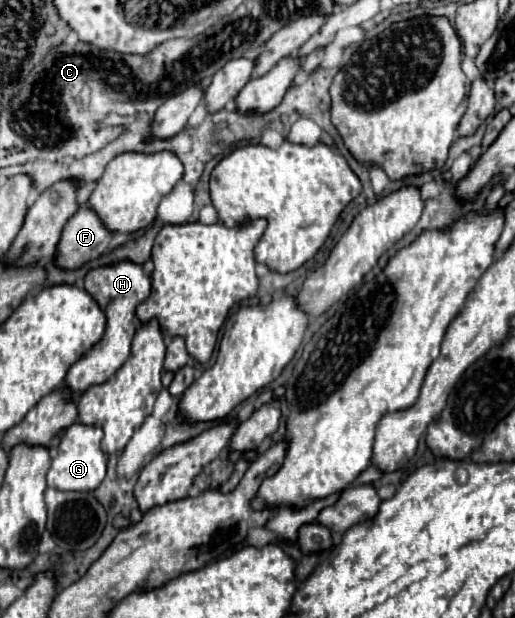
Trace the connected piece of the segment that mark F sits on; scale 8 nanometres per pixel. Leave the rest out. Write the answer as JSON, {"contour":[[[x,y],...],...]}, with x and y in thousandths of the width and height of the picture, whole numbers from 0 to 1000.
{"contour":[[[163,332],[120,374],[109,426],[124,435],[151,435],[167,422],[206,409],[217,383],[221,377],[198,361],[175,332]]]}

